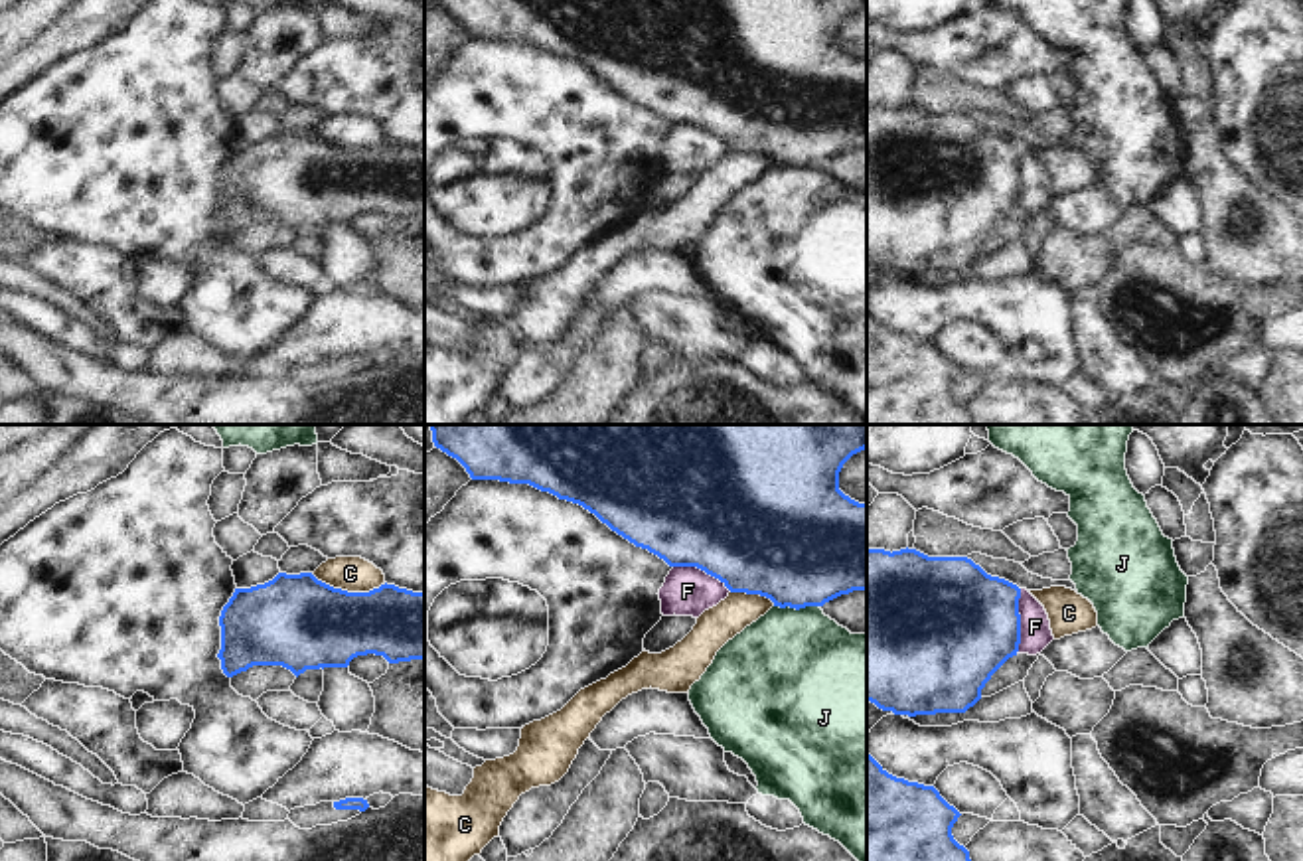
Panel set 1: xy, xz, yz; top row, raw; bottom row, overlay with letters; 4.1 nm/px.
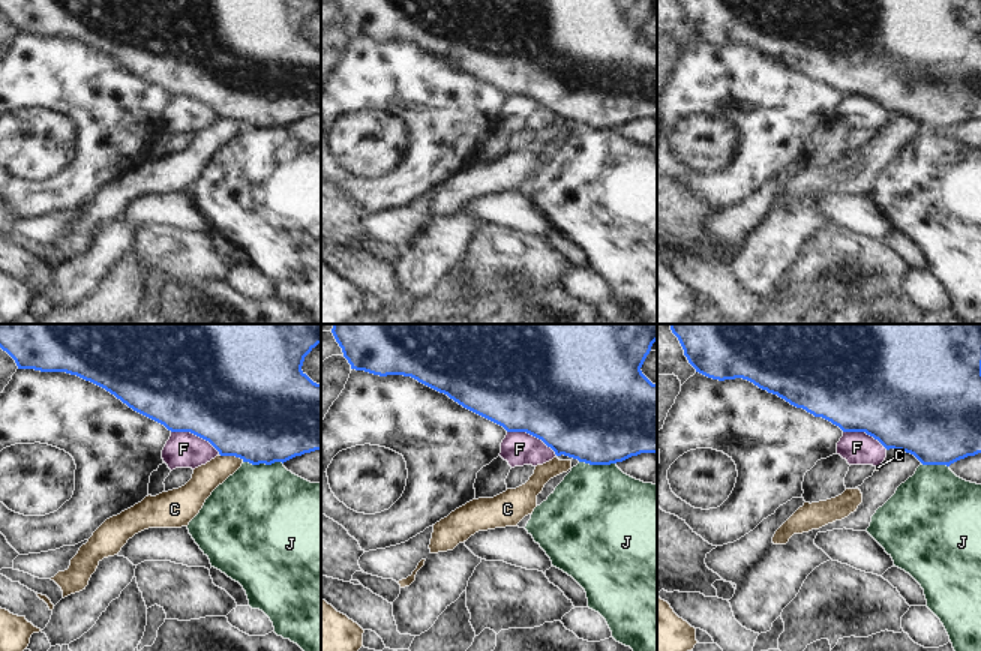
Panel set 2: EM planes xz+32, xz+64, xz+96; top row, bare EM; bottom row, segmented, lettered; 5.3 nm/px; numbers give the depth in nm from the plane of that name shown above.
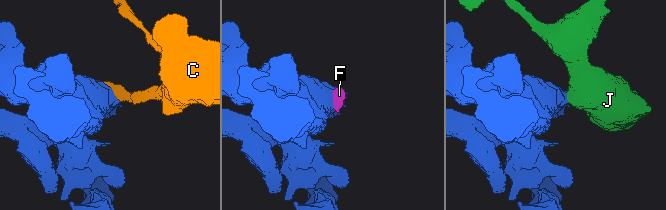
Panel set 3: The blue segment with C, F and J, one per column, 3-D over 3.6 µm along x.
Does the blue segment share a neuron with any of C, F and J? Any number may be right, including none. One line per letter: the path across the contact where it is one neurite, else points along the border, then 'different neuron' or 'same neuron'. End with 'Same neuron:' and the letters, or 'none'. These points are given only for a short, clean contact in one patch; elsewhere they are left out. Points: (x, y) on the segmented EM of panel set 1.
C: different neuron
F: border along yz (1021, 589), (1019, 648), (1015, 652); different neuron
J: border along xz (774, 605), (790, 609), (818, 607); different neuron
Same neuron: none

